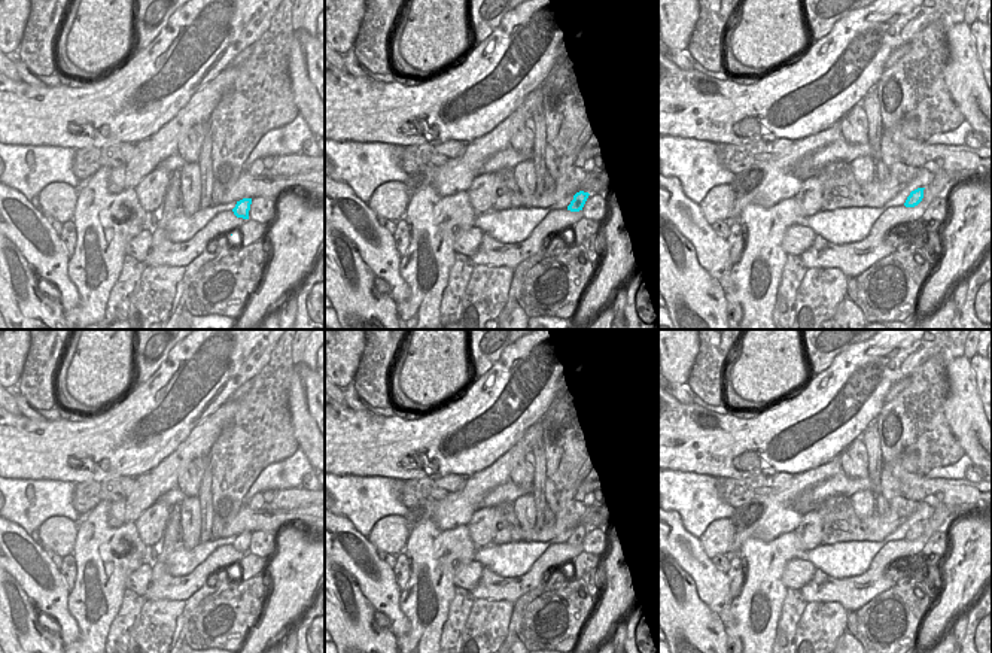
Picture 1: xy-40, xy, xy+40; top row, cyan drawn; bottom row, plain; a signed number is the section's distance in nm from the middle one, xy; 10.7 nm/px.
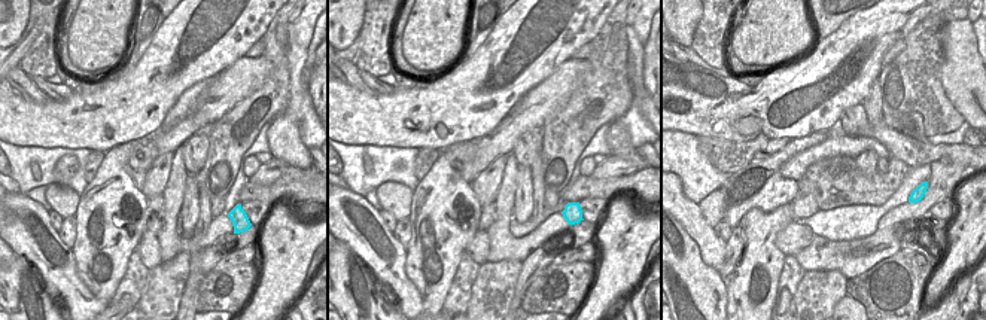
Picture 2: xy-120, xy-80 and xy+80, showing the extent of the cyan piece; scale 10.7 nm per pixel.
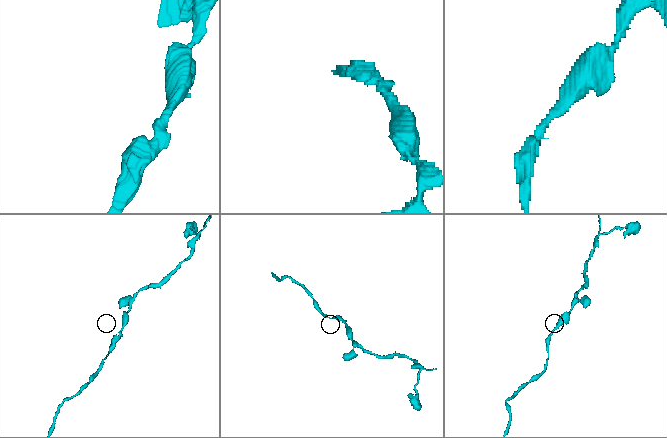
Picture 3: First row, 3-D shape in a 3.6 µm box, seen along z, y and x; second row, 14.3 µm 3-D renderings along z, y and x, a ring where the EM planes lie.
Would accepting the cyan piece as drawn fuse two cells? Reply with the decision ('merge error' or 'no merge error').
merge error

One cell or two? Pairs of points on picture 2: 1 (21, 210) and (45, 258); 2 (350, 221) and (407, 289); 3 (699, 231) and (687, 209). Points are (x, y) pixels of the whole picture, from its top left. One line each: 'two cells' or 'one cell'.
1: one cell
2: one cell
3: one cell

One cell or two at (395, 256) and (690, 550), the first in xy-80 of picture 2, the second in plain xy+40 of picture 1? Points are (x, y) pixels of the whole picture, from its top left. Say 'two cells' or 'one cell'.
one cell

